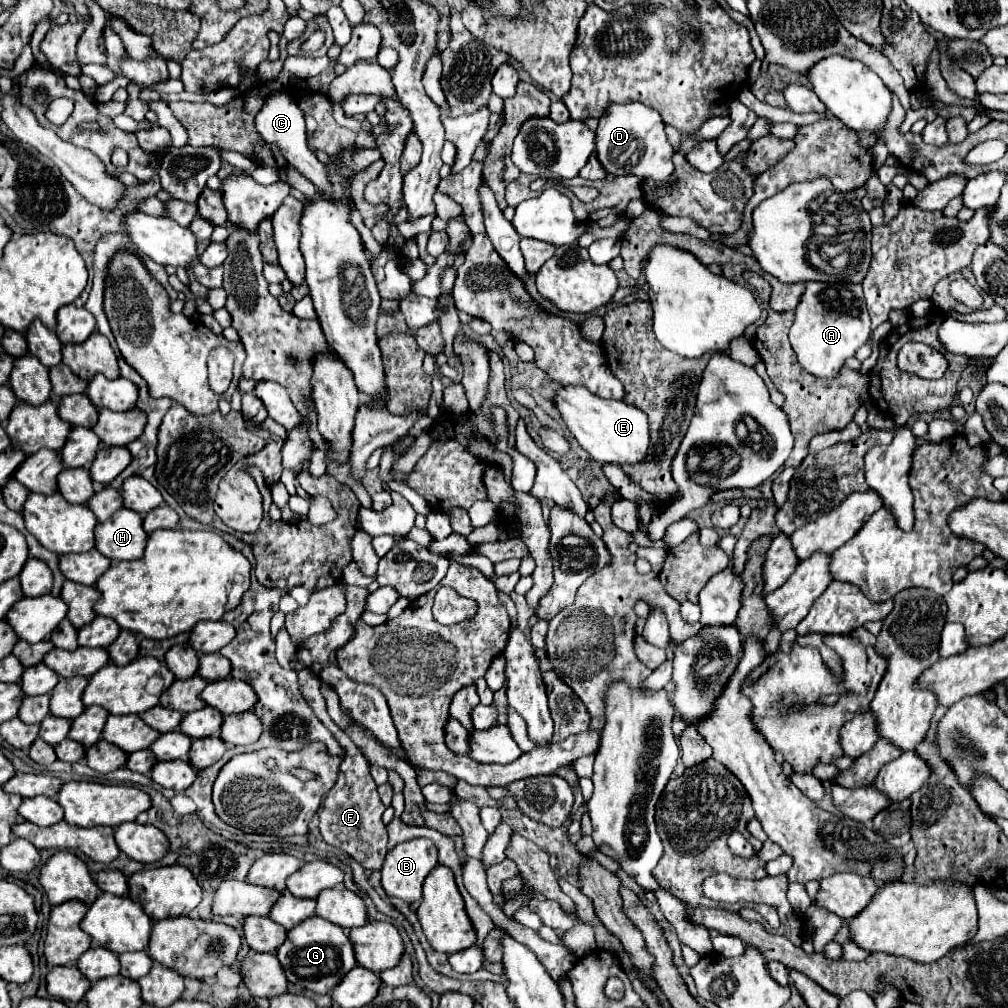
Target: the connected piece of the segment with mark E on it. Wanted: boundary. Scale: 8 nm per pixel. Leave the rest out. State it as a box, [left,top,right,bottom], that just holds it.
[553,386,649,464]

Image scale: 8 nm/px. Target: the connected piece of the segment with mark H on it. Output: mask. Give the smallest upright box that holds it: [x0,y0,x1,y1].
[95,510,147,560]

